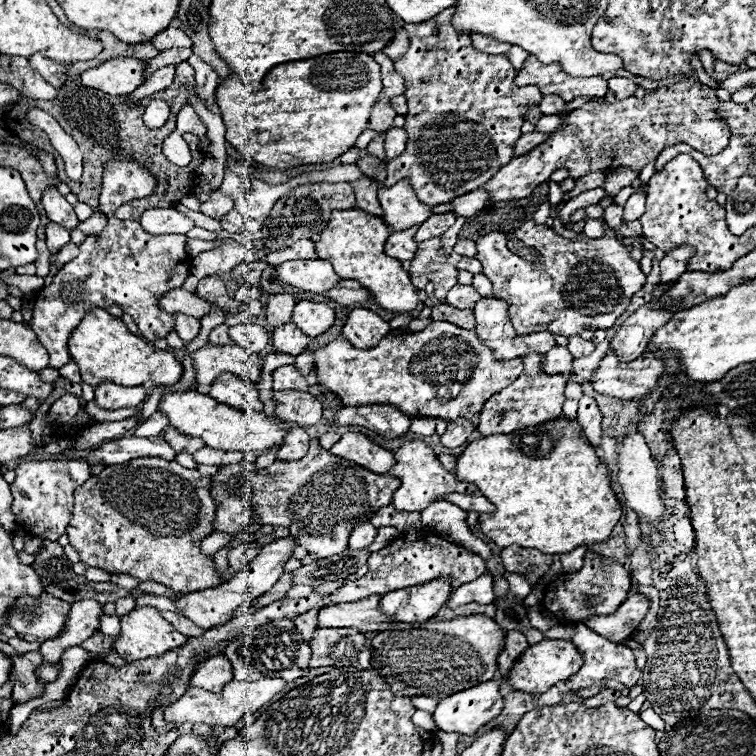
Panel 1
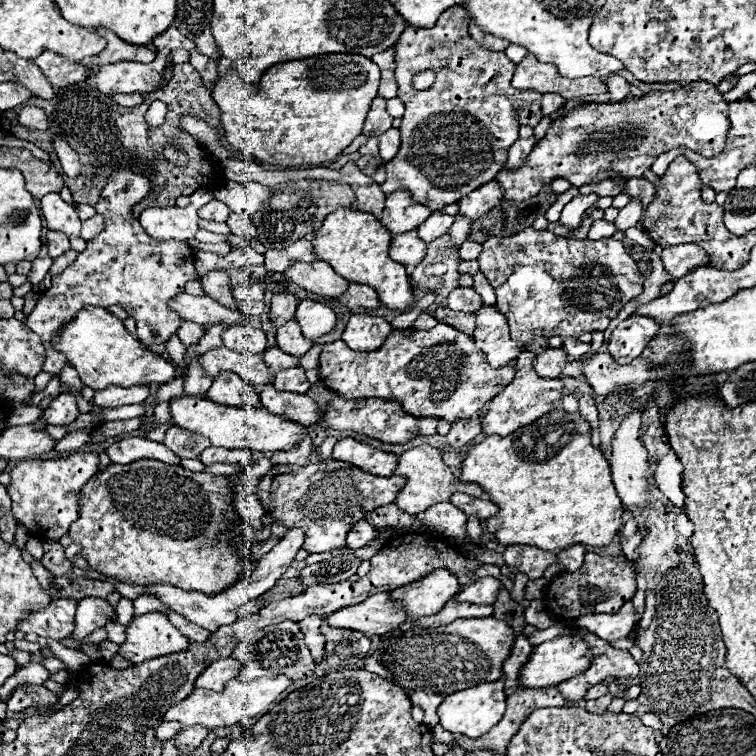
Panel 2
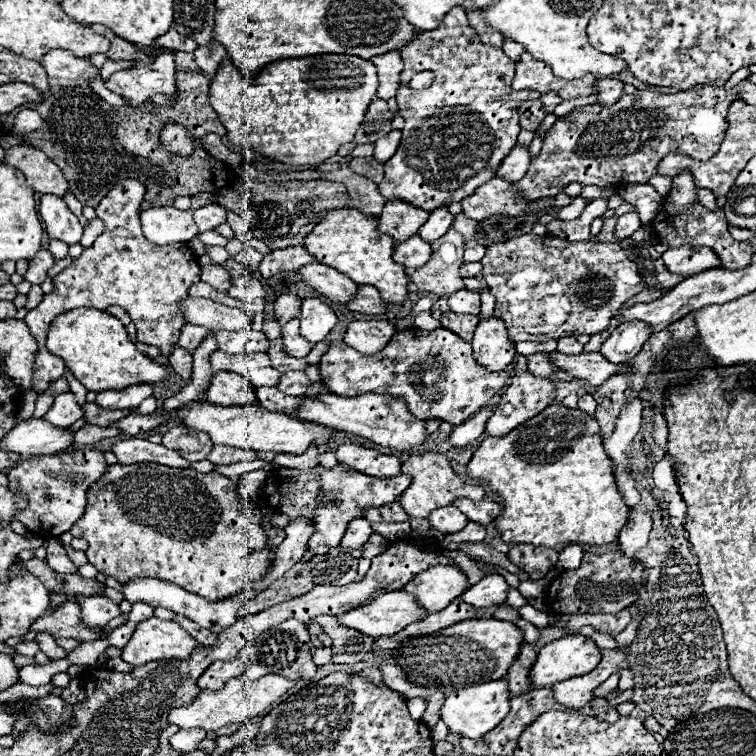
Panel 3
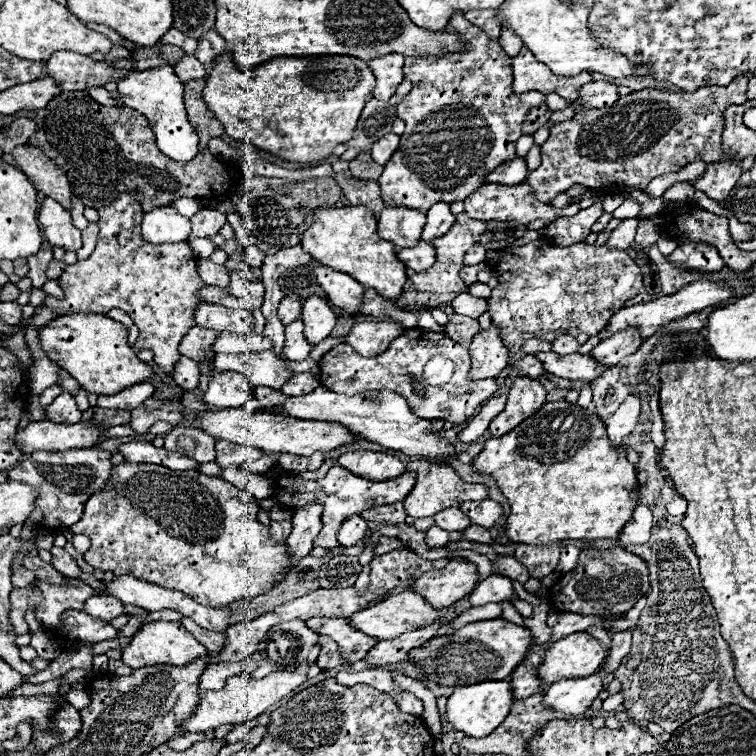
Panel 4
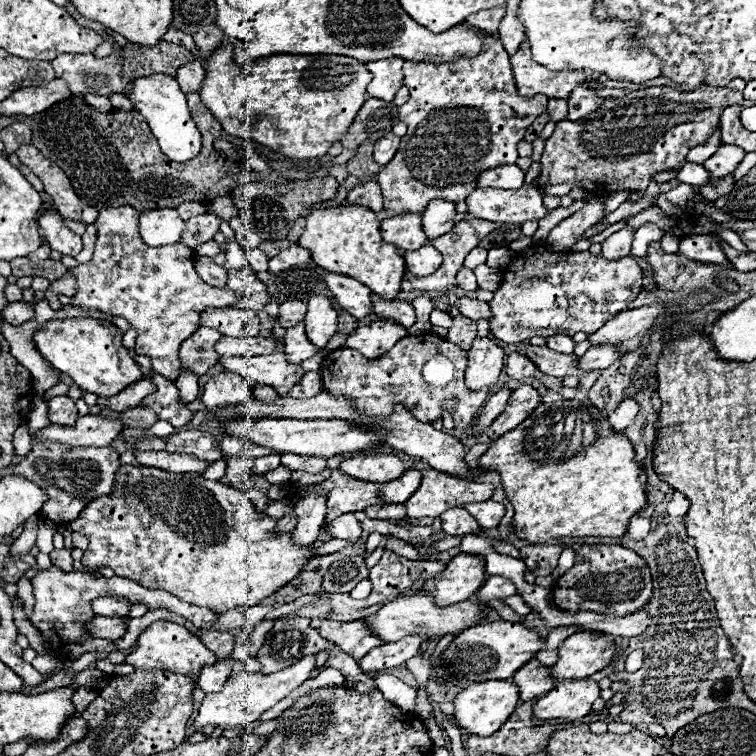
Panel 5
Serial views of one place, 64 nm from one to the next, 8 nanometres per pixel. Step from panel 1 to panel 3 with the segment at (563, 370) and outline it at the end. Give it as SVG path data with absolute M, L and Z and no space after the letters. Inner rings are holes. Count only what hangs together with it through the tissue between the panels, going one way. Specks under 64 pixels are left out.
M532 354L532 356L528 356L528 370L532 374L536 374L538 378L548 378L548 376L552 376L556 372L556 368L550 364L546 354Z

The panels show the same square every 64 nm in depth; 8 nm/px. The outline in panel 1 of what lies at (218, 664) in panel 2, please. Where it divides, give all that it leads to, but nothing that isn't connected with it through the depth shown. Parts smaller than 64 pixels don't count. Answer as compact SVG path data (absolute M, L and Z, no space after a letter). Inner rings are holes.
M218 656L218 658L208 658L196 668L190 680L190 686L204 688L210 692L220 692L232 678L234 678L234 670L230 660L224 656Z

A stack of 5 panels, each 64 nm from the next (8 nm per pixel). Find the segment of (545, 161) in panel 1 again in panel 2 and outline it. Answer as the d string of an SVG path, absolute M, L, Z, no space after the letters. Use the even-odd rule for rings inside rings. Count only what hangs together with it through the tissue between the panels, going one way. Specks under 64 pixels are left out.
M690 82L688 86L676 92L648 92L642 98L626 96L616 104L580 104L566 116L560 116L552 122L544 140L532 150L522 168L518 168L516 172L500 170L496 180L504 188L508 200L520 202L536 196L546 184L552 184L556 178L566 178L574 186L594 184L616 176L626 180L642 178L642 174L648 168L652 168L660 154L680 146L690 148L692 152L704 158L720 154L726 142L726 132L728 132L728 100L720 90L716 90L716 86L706 82Z

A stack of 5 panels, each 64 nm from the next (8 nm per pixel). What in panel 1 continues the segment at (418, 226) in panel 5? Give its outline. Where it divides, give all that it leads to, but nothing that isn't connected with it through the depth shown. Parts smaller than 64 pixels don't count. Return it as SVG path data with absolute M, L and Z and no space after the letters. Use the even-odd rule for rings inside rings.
M400 180L392 188L382 188L380 184L380 202L384 208L382 220L394 232L418 226L432 214L432 208L416 198L408 180Z

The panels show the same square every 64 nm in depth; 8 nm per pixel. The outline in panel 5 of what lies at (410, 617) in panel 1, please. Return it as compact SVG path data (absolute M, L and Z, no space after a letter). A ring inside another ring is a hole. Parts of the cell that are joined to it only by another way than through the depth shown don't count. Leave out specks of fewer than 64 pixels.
M478 554L456 556L442 574L424 584L426 592L436 598L438 606L452 606L468 600L480 590L486 576L486 560Z

